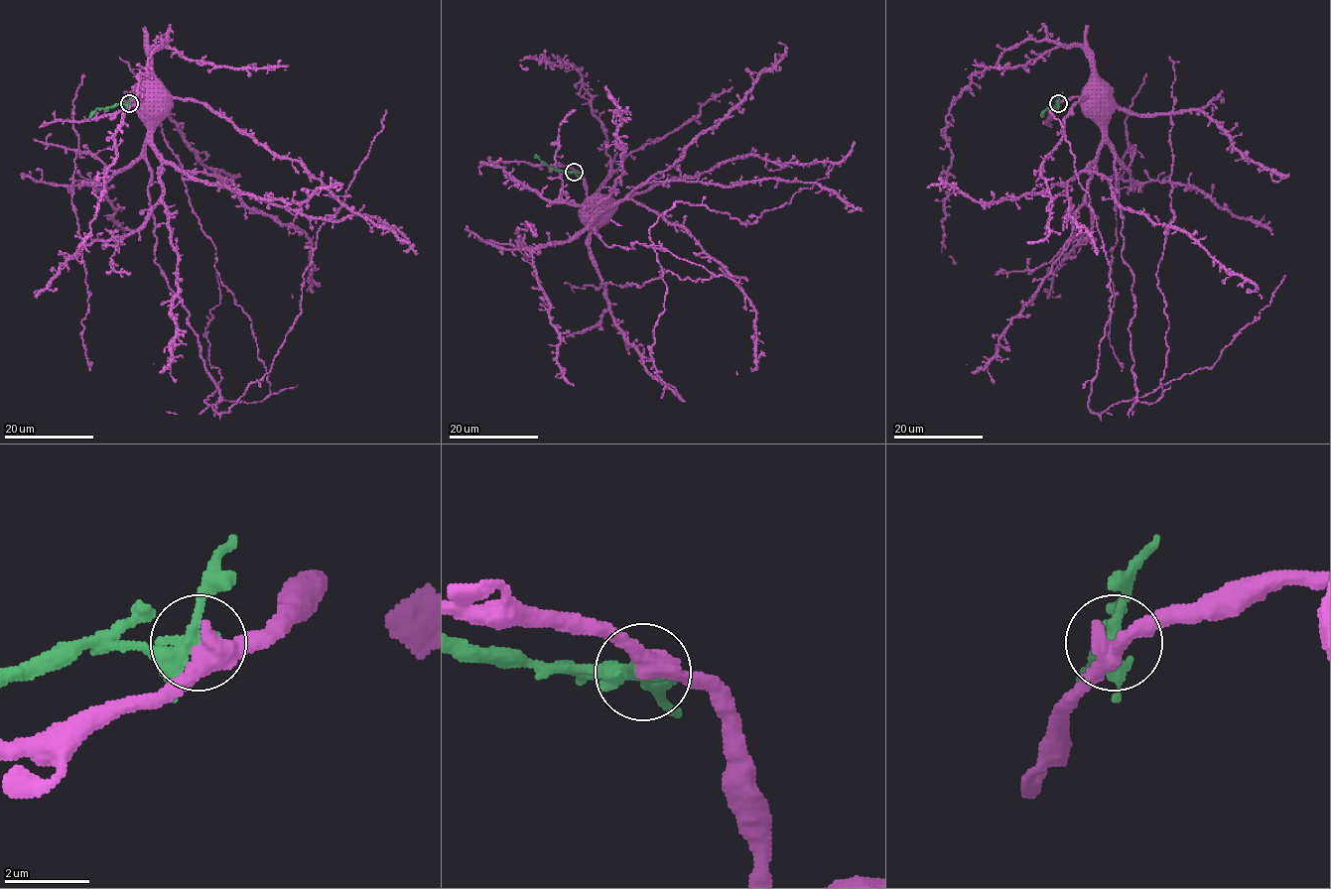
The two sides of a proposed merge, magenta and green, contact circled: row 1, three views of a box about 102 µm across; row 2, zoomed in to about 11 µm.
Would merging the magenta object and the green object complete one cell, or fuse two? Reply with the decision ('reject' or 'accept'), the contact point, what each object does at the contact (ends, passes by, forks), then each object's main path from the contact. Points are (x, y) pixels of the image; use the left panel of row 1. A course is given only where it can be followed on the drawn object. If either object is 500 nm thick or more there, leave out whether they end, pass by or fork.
reject; at (129, 103); magenta passes by; green forks there; magenta runs (129, 103), (138, 100), (146, 86), (150, 99), (156, 103); green runs (129, 103), (97, 109), (89, 118)

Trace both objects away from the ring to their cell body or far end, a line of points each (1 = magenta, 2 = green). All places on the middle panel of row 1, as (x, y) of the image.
1: (574, 172), (582, 175), (588, 202), (595, 211), (600, 208)
2: (574, 172), (551, 169), (534, 157)

